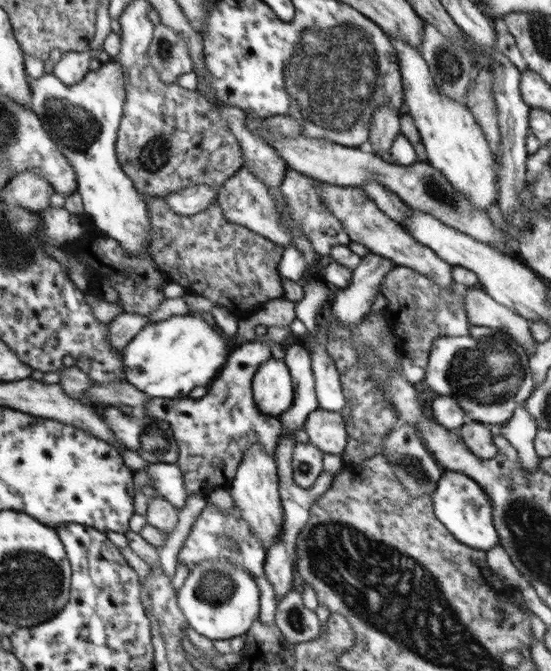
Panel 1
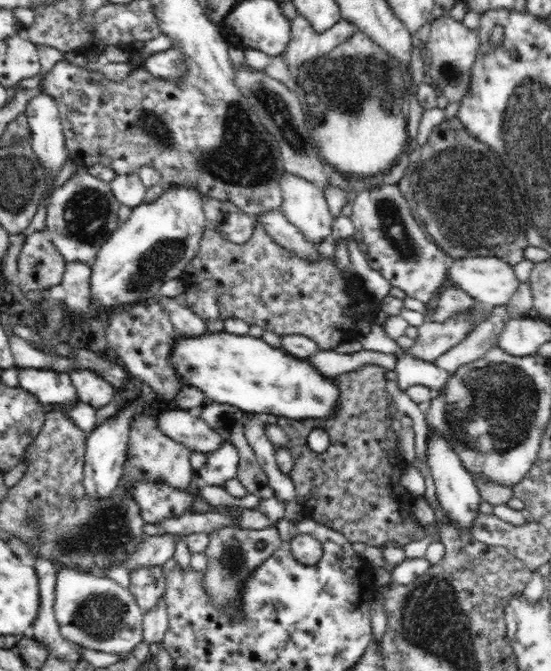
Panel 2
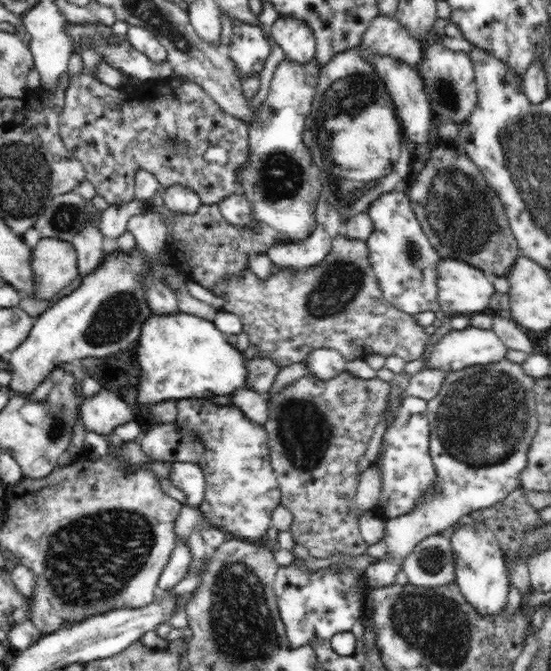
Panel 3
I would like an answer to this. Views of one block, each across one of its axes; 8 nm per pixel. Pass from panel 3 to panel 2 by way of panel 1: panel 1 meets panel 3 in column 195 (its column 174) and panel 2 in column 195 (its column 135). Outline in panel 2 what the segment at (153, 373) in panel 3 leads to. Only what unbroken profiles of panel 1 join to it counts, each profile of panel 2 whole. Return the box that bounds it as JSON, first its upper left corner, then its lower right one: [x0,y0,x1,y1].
[168,331,340,420]

